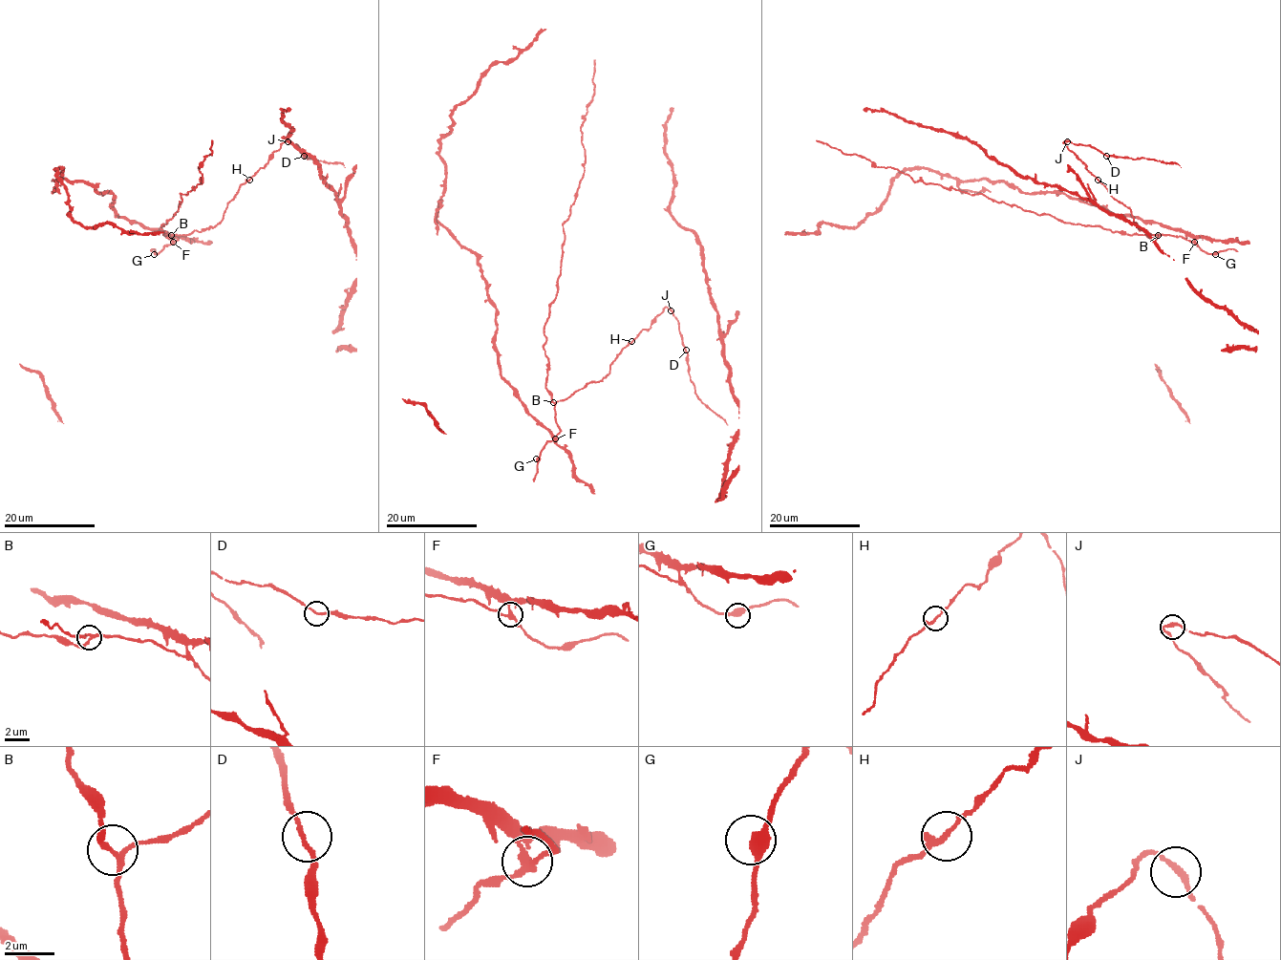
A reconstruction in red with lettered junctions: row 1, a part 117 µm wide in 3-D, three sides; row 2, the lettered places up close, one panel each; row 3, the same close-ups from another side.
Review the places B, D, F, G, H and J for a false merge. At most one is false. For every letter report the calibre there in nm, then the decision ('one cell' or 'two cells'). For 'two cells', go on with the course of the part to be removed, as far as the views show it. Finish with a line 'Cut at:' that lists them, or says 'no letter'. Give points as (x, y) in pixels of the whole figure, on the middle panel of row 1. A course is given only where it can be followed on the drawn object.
B: 190 nm | one cell
D: 150 nm | one cell
F: 260 nm | two cells
G: 400 nm | one cell
H: 190 nm | one cell
J: 220 nm | one cell
Cut at: F

